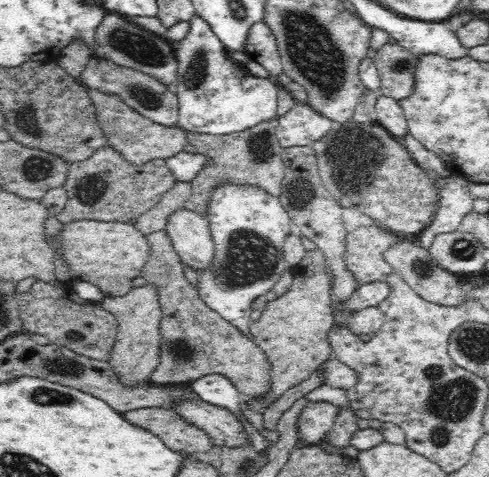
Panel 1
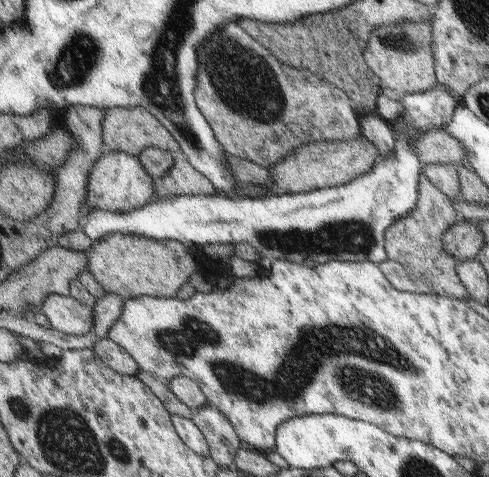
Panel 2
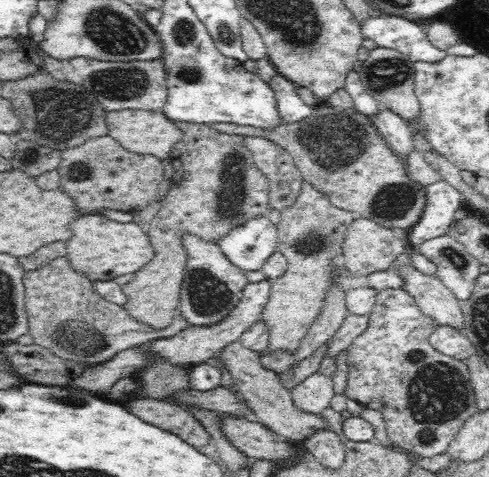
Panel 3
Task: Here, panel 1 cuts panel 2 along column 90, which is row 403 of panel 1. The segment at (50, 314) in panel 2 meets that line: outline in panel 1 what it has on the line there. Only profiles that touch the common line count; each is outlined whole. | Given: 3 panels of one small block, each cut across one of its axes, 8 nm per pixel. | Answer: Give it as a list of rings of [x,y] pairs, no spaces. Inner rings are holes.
[[[306,402],[298,418],[300,442],[308,446],[318,446],[326,442],[338,414],[340,414],[340,408],[330,402]]]

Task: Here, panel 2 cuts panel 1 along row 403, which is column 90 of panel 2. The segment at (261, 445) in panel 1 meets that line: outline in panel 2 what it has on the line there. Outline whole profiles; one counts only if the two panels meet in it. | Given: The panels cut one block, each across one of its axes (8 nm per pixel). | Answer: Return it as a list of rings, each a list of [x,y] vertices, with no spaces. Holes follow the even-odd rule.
[[[435,84],[427,92],[415,92],[399,98],[401,114],[389,122],[391,126],[391,136],[393,136],[393,148],[387,156],[379,156],[377,164],[355,180],[337,186],[337,188],[319,188],[313,192],[303,192],[303,194],[261,194],[259,198],[247,198],[247,196],[223,196],[223,194],[177,194],[177,196],[159,196],[157,200],[149,200],[143,208],[135,208],[131,212],[109,212],[101,208],[83,208],[81,212],[81,230],[85,236],[95,244],[101,242],[103,238],[111,234],[121,234],[121,236],[135,236],[135,238],[145,238],[145,240],[157,240],[157,242],[179,242],[187,248],[199,250],[209,244],[223,244],[223,246],[235,246],[235,244],[249,244],[255,248],[261,256],[259,266],[269,268],[271,262],[275,260],[285,260],[293,264],[315,264],[323,266],[329,262],[373,262],[381,264],[387,258],[385,252],[385,238],[383,234],[387,228],[403,216],[409,216],[415,206],[417,206],[417,188],[419,188],[419,176],[423,172],[421,160],[417,156],[417,140],[431,132],[431,130],[443,130],[449,120],[453,120],[453,112],[459,104],[457,96],[443,84]]]

